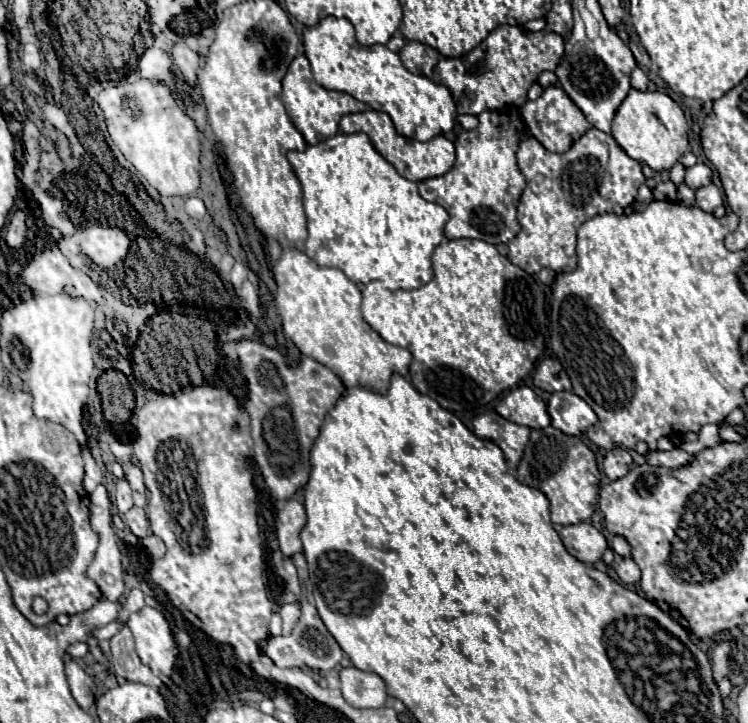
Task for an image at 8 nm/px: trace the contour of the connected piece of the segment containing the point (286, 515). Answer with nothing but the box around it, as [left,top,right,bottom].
[276,499,306,557]

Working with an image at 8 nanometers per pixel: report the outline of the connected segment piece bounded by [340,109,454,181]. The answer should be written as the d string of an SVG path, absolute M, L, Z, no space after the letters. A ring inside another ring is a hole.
M362 111L362 113L352 113L352 115L346 115L342 117L340 121L340 131L342 133L356 133L356 131L362 131L370 137L374 149L388 161L394 165L394 169L404 177L404 179L410 179L410 181L424 181L424 179L432 179L432 177L440 177L444 175L452 165L454 165L454 145L448 137L444 135L438 135L430 141L414 141L414 139L408 139L408 137L402 137L396 133L394 129L394 123L390 121L390 117L386 113L380 113L380 111Z

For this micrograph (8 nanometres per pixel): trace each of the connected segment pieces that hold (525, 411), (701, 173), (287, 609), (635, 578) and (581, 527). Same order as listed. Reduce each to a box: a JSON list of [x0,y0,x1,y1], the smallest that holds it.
[[496,385,550,429],[684,163,712,191],[280,601,301,635],[616,559,640,585],[560,523,608,565]]

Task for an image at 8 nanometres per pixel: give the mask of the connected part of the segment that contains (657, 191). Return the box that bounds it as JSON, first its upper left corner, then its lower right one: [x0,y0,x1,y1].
[652,181,677,201]

